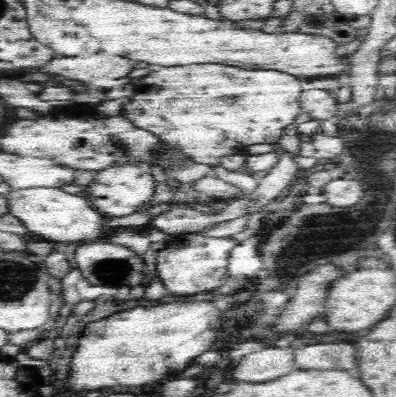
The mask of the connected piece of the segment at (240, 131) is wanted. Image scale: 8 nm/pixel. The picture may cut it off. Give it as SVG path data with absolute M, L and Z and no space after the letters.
M224 64L170 66L152 72L150 76L134 84L136 92L118 115L124 115L135 126L153 132L168 147L179 148L195 163L209 166L221 165L224 156L244 153L250 145L278 144L286 127L295 122L296 116L303 112L299 99L304 89L301 79L291 74L282 74L278 70L246 70Z

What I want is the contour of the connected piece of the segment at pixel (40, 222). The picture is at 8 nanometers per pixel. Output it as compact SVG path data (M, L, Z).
M33 187L13 190L8 198L9 213L21 220L28 231L46 238L46 241L83 242L105 240L110 231L102 224L107 219L85 198L64 192L55 187Z

